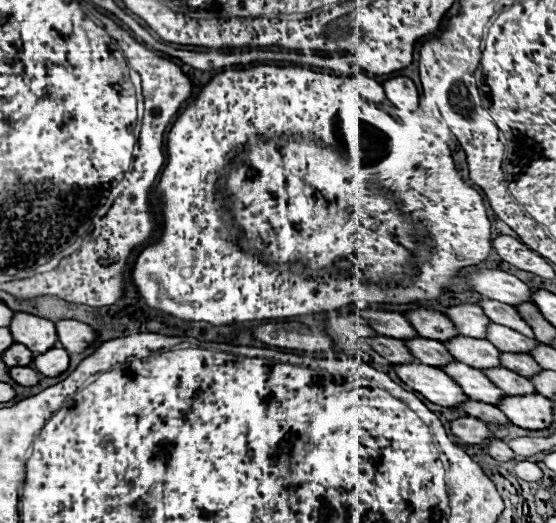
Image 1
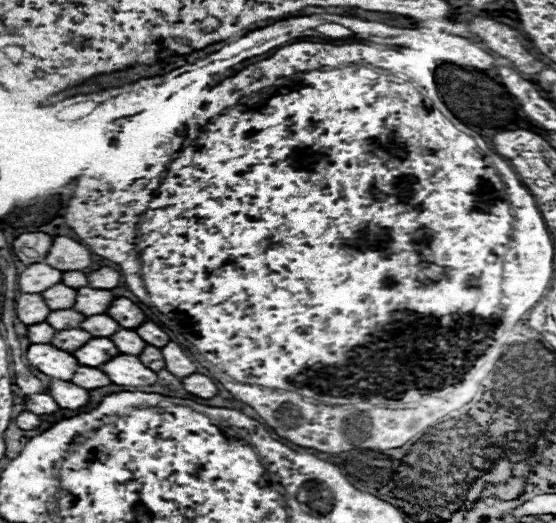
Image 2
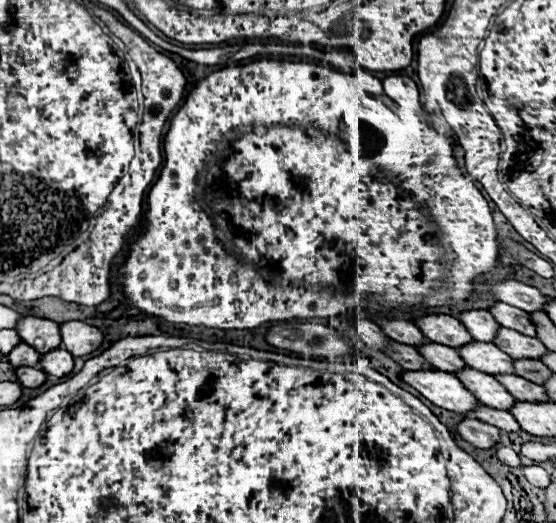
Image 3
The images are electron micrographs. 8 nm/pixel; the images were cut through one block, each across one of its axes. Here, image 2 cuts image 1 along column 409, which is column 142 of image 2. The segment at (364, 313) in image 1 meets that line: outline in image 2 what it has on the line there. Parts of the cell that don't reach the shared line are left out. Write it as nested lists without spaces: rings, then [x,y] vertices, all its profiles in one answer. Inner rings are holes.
[[[144,320],[144,322],[136,328],[136,332],[140,334],[140,338],[144,338],[146,344],[152,344],[152,346],[158,346],[158,348],[166,346],[164,342],[170,340],[168,334],[162,332],[162,328],[160,328],[158,324],[154,324],[152,320]]]

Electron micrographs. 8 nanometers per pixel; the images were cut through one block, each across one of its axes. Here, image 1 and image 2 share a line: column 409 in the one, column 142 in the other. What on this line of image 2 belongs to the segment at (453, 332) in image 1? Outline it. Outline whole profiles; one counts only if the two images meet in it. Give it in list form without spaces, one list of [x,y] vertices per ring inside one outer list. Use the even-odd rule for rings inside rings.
[[[114,298],[114,302],[110,304],[110,308],[106,310],[106,314],[116,320],[122,328],[136,328],[144,322],[144,312],[128,298]]]

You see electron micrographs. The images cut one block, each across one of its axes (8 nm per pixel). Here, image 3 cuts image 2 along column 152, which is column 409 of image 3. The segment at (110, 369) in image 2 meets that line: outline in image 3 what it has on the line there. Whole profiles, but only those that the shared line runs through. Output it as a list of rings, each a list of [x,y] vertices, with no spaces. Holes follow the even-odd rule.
[[[418,370],[418,372],[404,372],[404,382],[416,388],[422,396],[426,396],[432,404],[456,412],[456,414],[470,414],[480,406],[478,398],[454,376],[440,370]]]

